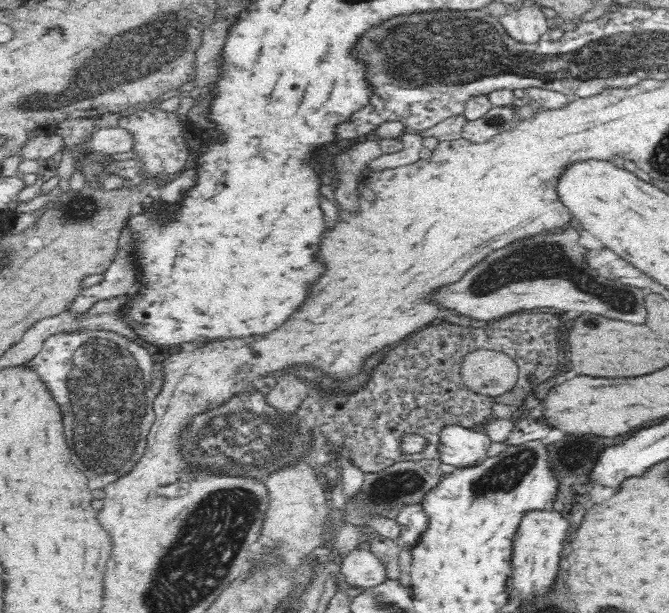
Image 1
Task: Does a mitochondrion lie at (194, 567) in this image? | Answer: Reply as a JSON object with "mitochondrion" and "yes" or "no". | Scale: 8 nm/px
{"mitochondrion":"yes"}

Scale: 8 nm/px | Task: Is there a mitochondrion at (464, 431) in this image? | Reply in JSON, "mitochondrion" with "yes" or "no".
{"mitochondrion":"no"}

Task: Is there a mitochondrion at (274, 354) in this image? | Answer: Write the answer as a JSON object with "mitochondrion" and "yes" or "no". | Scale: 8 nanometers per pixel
{"mitochondrion":"no"}

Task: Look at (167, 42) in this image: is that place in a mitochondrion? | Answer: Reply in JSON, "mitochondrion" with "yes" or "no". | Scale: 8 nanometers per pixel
{"mitochondrion":"yes"}

